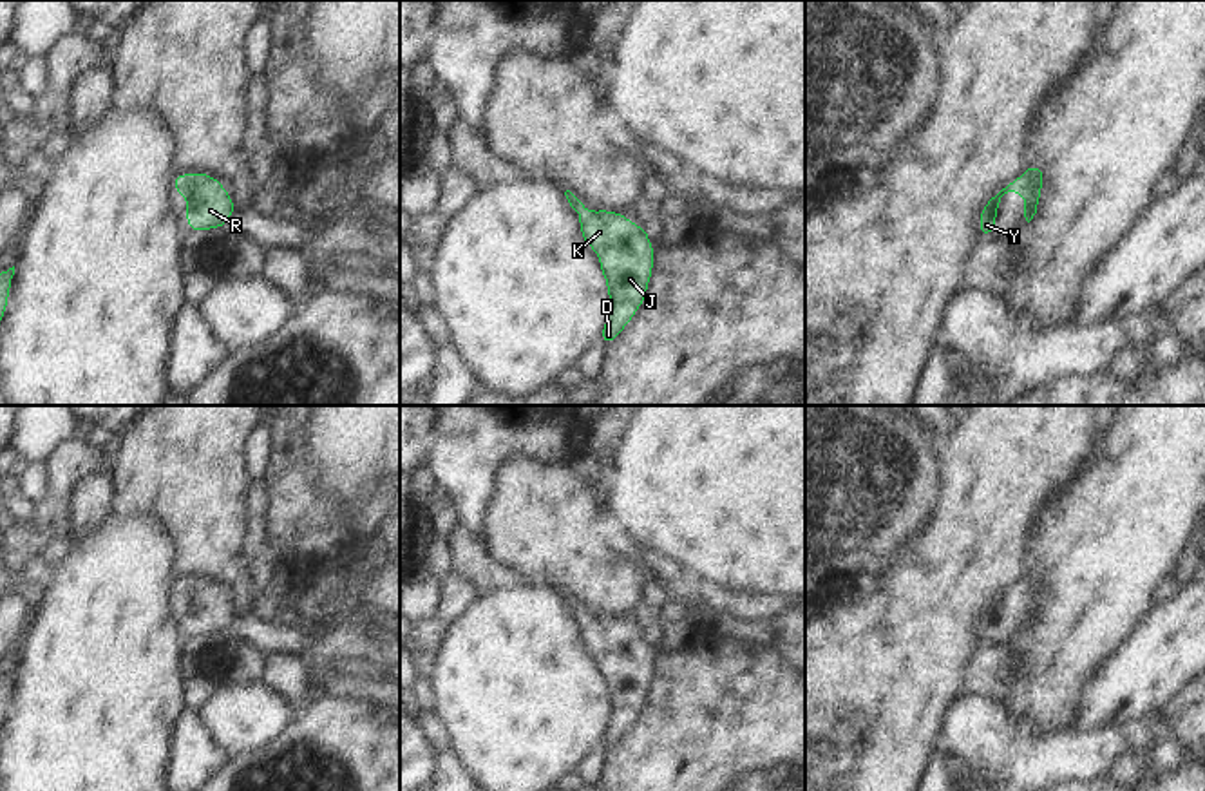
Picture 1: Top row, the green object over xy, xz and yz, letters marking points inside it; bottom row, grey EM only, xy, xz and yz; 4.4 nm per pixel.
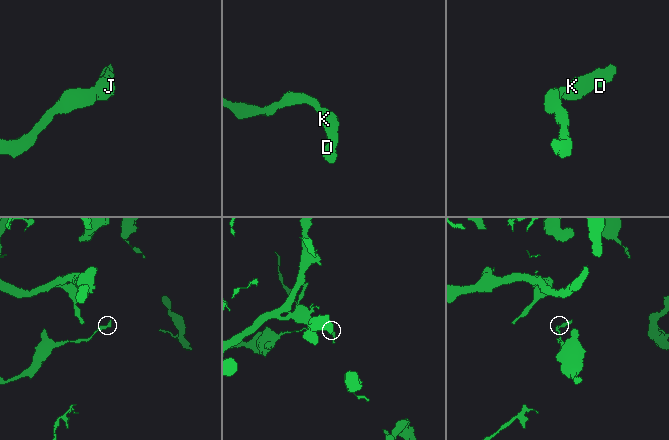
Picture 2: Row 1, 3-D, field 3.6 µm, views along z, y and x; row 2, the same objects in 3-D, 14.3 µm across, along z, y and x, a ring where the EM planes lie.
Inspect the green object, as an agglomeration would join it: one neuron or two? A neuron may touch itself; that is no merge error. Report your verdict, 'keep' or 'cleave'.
keep

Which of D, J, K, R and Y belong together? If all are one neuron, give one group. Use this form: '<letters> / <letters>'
D J K R Y

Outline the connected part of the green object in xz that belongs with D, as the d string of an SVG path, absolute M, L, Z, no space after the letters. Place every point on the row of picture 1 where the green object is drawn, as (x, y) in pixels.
M570 190L565 195L581 214L577 221L584 243L599 253L599 268L610 297L610 313L599 338L610 346L644 302L657 252L650 243L648 228L635 226L630 217L613 210L590 214Z

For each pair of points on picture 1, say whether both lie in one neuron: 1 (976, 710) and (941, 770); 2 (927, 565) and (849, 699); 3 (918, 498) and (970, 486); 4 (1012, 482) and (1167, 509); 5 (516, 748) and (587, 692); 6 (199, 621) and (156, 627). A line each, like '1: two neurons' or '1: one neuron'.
1: two neurons
2: one neuron
3: two neurons
4: two neurons
5: one neuron
6: two neurons

